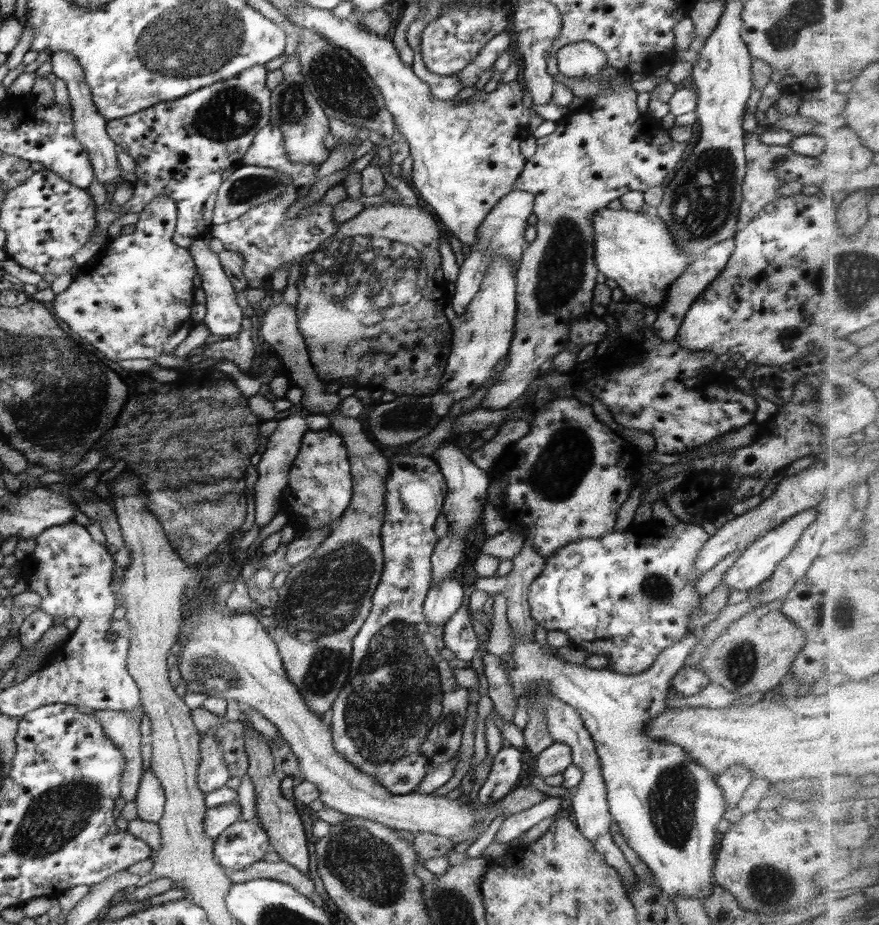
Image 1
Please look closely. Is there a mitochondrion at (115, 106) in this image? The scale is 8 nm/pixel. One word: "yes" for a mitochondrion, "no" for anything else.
no

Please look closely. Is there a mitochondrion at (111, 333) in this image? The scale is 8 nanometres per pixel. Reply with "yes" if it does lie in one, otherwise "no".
no

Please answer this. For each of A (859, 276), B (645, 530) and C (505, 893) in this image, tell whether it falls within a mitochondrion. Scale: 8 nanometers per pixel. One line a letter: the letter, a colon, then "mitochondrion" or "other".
A: mitochondrion
B: other
C: other

